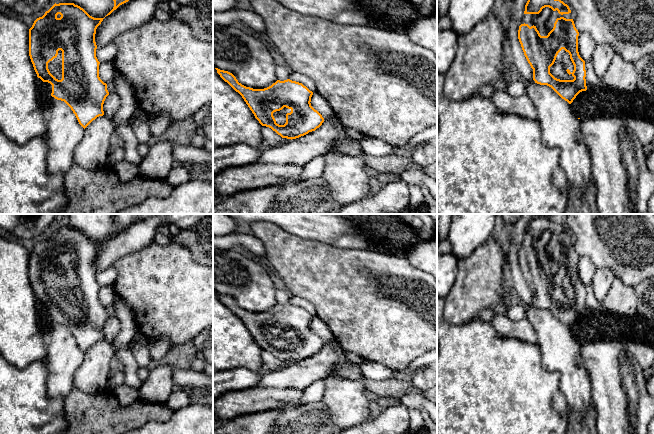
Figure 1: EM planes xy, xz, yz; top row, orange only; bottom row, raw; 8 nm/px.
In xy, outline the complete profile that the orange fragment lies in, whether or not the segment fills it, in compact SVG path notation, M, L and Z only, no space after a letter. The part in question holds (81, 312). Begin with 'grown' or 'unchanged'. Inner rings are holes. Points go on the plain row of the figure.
grown; M55 227L29 253L29 280L37 301L44 306L52 321L64 325L71 332L84 353L97 341L104 339L103 328L109 319L107 308L99 301L100 286L96 281L95 258L103 243L90 240L74 227Z

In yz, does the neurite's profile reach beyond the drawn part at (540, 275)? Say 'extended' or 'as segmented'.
extended

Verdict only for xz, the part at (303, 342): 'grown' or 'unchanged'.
grown

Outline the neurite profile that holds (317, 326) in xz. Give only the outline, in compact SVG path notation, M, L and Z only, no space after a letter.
M313 317L310 327L311 330L322 339L324 344L336 342L330 328L319 317Z

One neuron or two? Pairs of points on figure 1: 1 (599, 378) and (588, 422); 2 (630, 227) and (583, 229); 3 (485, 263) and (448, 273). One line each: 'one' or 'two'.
1: two
2: one
3: two

